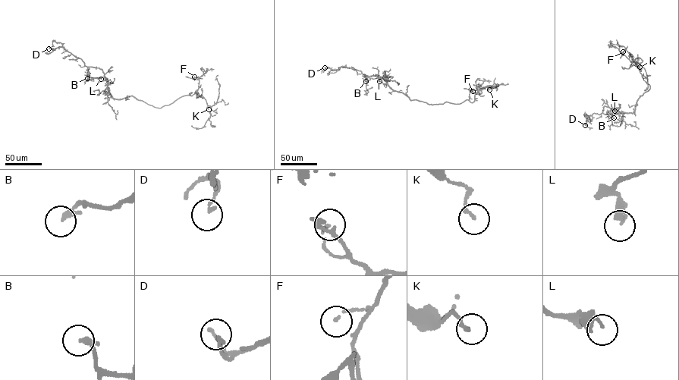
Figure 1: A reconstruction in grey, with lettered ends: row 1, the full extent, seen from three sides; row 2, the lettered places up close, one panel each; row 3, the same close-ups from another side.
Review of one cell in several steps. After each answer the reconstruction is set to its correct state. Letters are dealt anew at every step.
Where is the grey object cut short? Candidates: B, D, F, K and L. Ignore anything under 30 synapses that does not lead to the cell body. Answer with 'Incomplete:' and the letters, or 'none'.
Incomplete: none

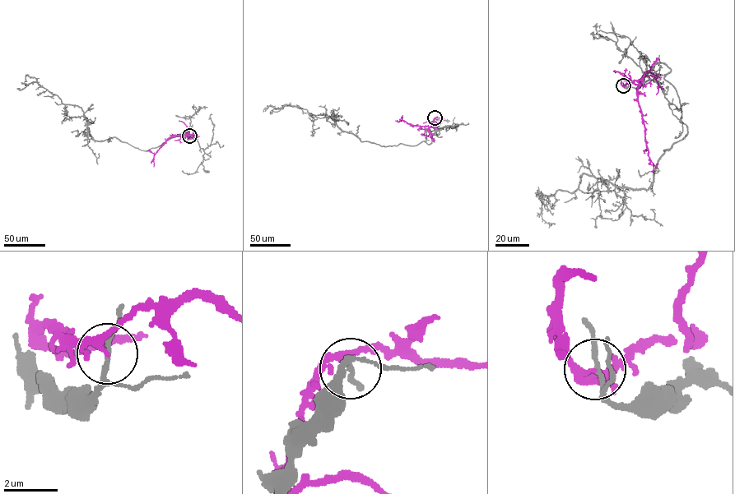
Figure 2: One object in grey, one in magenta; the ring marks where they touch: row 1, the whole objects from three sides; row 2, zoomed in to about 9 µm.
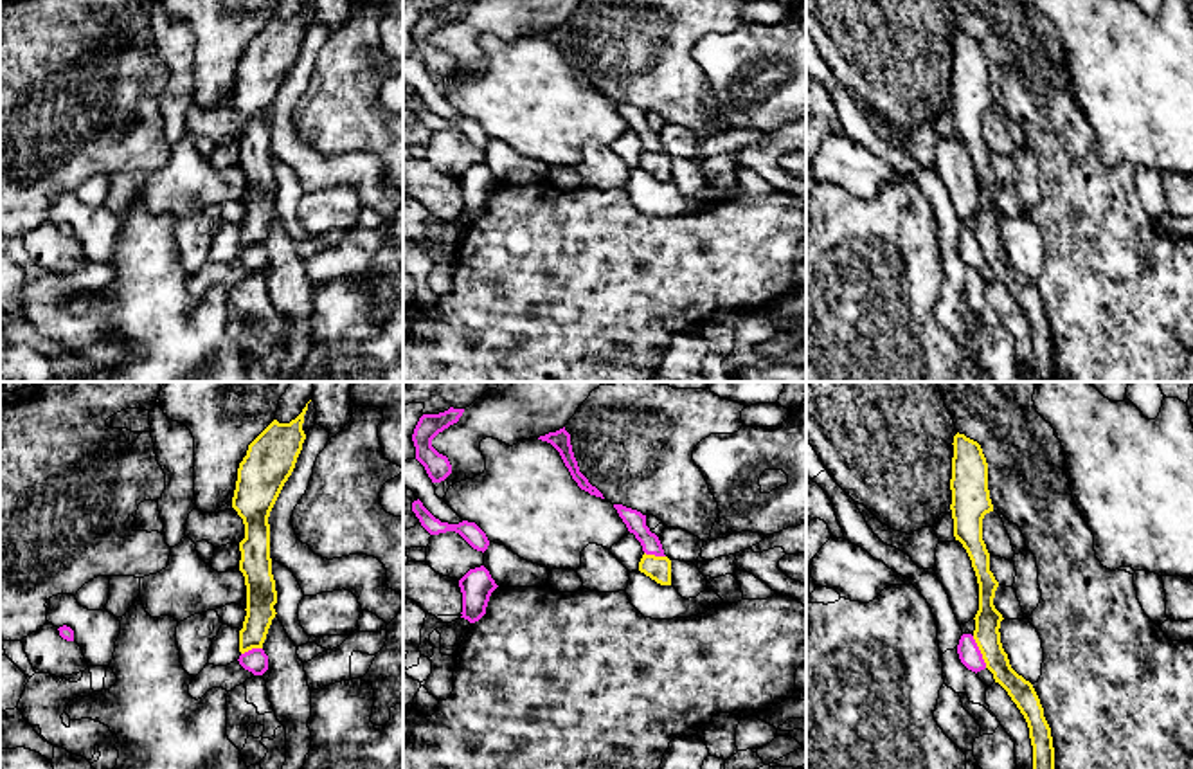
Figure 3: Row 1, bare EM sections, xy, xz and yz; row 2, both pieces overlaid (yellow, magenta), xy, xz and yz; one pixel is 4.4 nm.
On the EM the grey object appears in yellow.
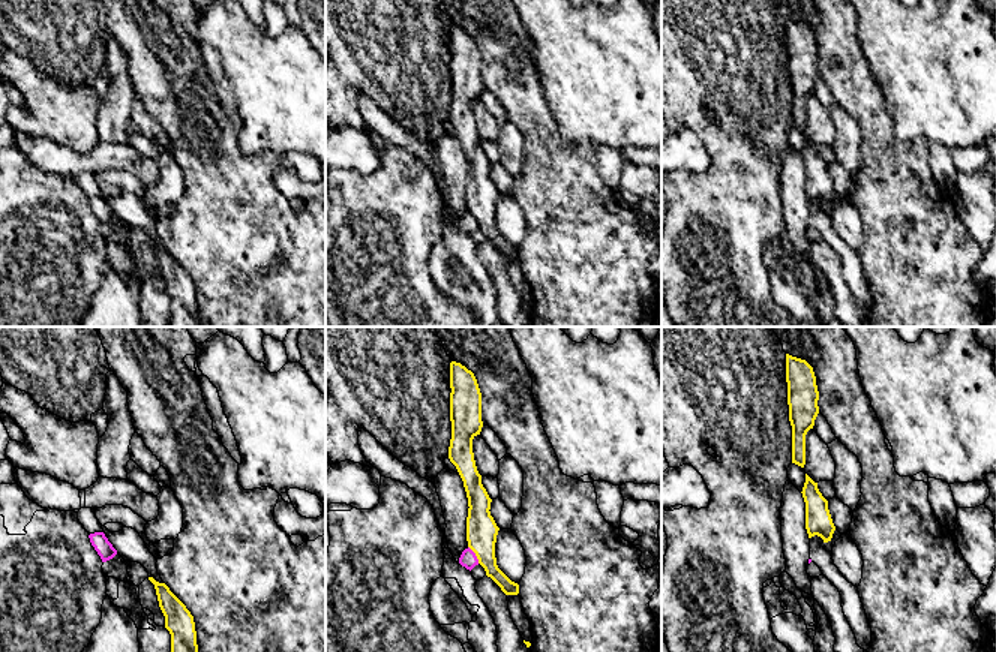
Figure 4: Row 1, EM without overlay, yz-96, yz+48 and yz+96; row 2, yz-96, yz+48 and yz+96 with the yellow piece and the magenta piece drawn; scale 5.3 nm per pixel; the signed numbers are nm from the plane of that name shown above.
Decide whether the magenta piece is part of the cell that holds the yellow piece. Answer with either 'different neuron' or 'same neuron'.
different neuron

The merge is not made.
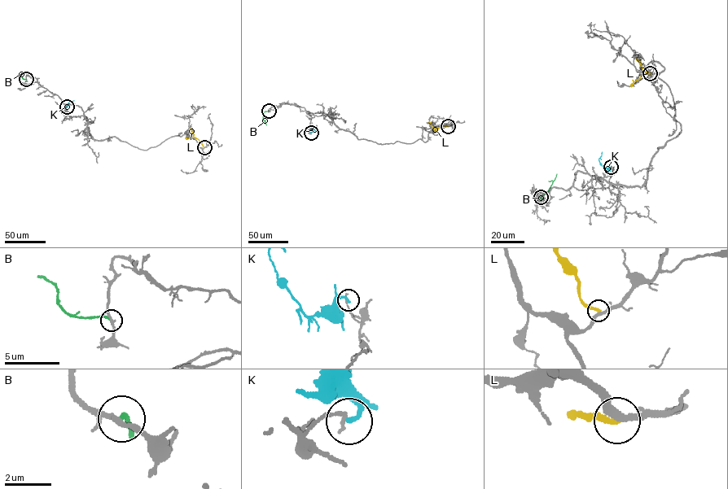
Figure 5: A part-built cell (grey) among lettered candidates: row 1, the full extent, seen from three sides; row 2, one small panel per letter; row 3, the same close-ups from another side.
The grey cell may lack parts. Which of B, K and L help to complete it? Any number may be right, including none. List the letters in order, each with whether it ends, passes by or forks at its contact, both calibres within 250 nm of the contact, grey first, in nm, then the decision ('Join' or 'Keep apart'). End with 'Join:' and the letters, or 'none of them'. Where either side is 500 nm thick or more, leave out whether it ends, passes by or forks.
B: It ends there. Thickness 180 nm (grey) against 190 nm. Keep apart
K: It ends there. Thickness 140 nm (grey) against 200 nm. Keep apart
L: It ends there. Thickness 280 nm (grey) against 260 nm. Keep apart
Join: none of them

